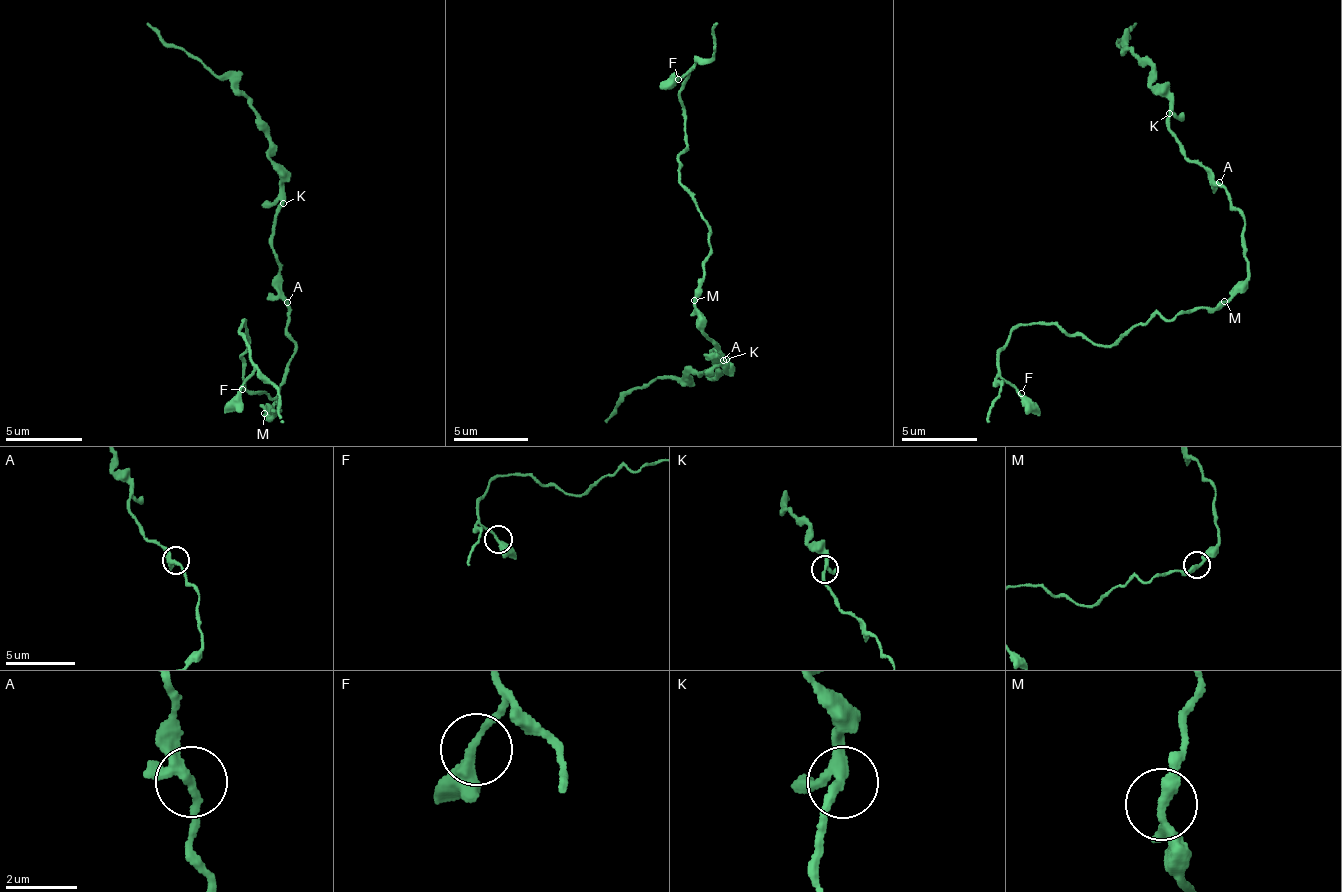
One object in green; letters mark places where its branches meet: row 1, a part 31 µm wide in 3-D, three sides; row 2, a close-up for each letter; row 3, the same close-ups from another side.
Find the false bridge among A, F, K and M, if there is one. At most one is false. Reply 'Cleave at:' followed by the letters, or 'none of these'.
Cleave at: none of these

